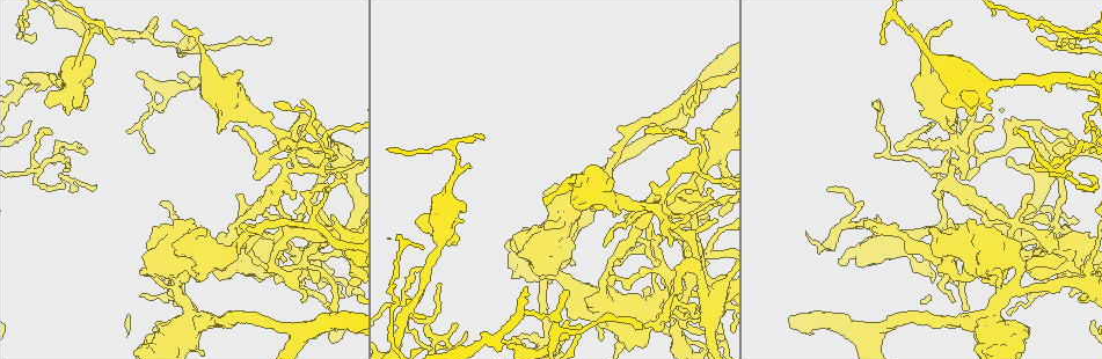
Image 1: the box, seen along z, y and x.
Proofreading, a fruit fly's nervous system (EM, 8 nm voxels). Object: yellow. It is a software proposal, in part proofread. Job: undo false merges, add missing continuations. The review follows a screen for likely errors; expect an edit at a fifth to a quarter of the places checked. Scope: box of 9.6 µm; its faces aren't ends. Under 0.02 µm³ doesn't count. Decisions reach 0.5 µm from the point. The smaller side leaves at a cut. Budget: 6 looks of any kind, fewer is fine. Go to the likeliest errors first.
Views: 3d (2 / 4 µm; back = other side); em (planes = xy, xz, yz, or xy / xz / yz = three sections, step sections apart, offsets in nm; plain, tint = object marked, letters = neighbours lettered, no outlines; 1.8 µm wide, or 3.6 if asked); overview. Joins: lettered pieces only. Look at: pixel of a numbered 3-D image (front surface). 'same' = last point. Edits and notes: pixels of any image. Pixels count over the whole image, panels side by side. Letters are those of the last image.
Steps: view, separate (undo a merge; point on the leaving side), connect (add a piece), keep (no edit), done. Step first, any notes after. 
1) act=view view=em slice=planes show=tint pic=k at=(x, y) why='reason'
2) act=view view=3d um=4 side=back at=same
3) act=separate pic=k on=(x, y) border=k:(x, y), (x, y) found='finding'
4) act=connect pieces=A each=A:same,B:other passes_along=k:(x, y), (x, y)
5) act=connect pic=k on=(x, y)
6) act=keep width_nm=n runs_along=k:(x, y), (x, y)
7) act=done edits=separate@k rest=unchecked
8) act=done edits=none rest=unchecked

act=view view=3d um=2 pic=1 at=(646, 245) why='closes a loop'

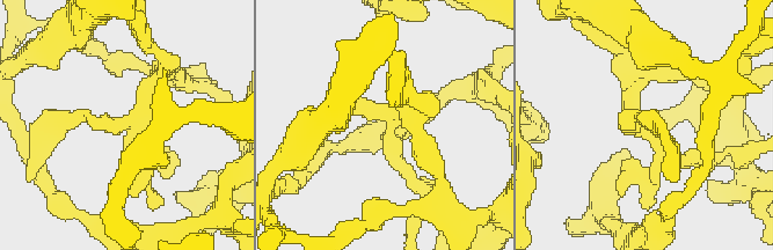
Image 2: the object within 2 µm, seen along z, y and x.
act=view view=em um=3.6 slice=xz step=16 show=tint pic=2 at=(127, 129)

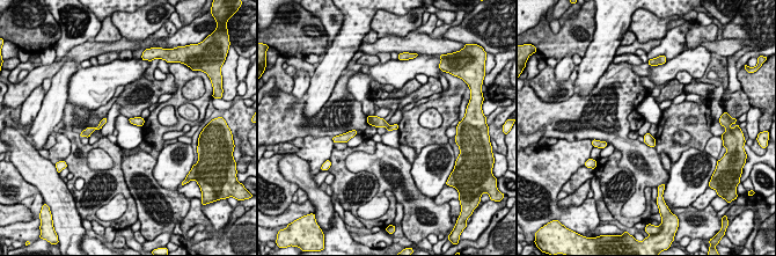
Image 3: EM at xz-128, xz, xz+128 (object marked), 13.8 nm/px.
act=view view=em um=3.6 slice=planes show=letters at=same why='another direction'

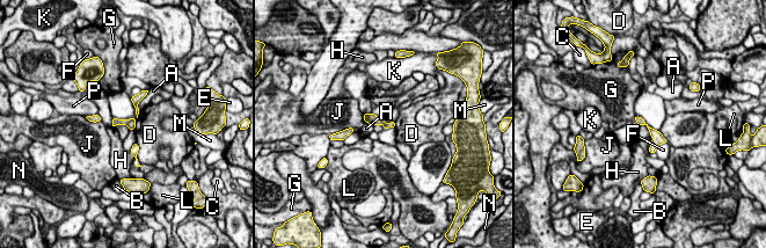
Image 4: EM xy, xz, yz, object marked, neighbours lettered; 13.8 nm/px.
act=separate pic=4 on=(115, 121) width_nm=120 each=A:other,B:other,C:other,D:other,E:other,F:other,G:other,H:other,J:other,K:other,L:other,M:other,N:other,P:other border=4:(135, 119), (125, 124) found='two neurons meet here'

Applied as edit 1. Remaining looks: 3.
act=view view=em slice=xz step=8 show=letters pic=1 at=(175, 47) why='thin end'

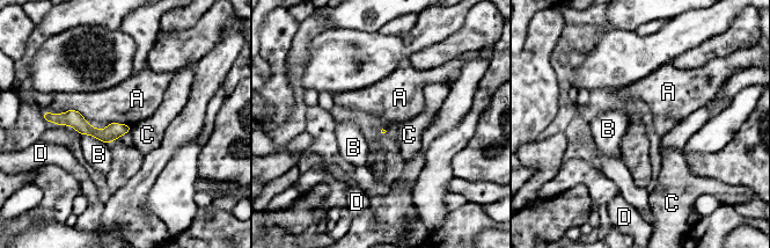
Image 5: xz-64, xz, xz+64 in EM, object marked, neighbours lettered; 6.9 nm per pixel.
act=view view=em slice=planes show=letters at=same why='cut it another way'

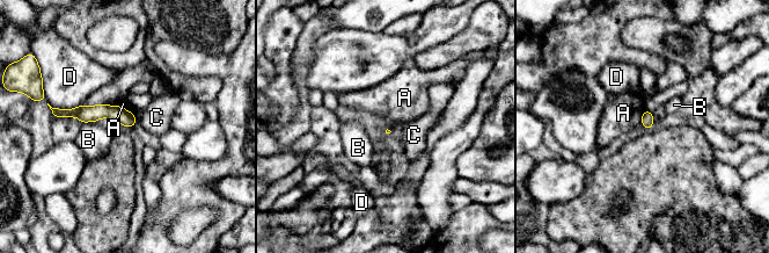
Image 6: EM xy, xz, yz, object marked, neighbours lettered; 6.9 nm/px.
act=keep each=A:other,B:other,C:other,D:other border=6:(644, 109), (641, 123) found='none of them fits'

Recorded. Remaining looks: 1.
act=done edits=separate@4 rest=unchecked

